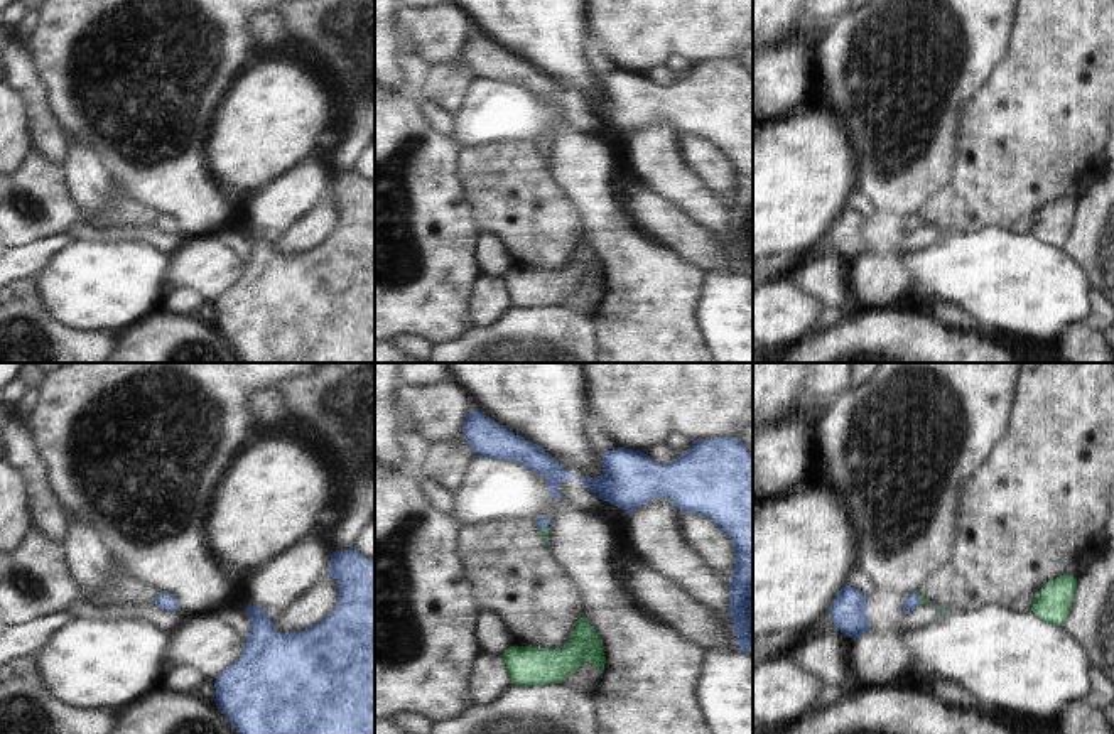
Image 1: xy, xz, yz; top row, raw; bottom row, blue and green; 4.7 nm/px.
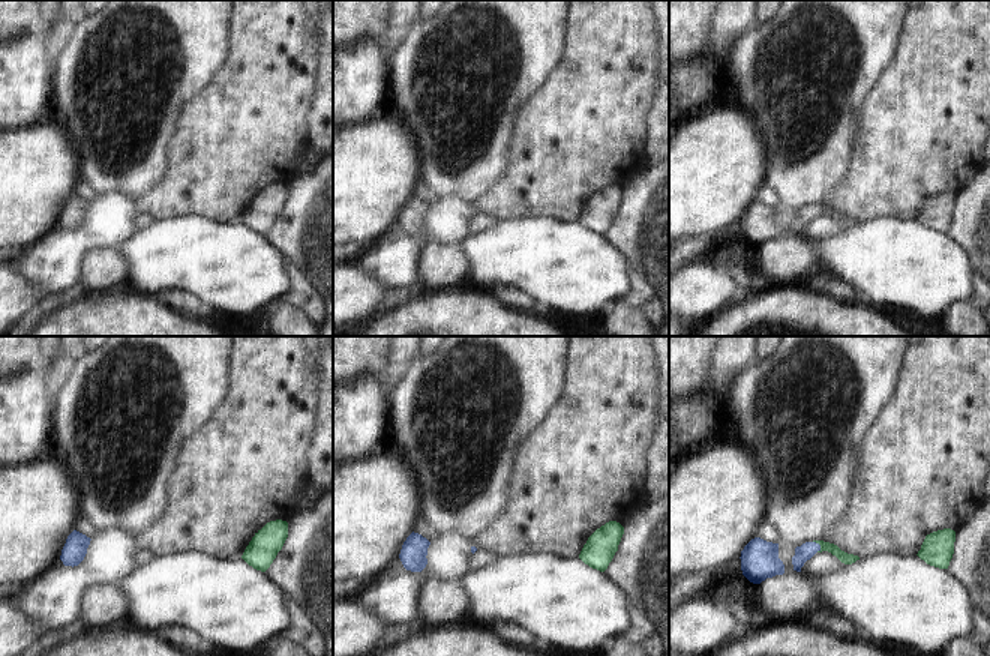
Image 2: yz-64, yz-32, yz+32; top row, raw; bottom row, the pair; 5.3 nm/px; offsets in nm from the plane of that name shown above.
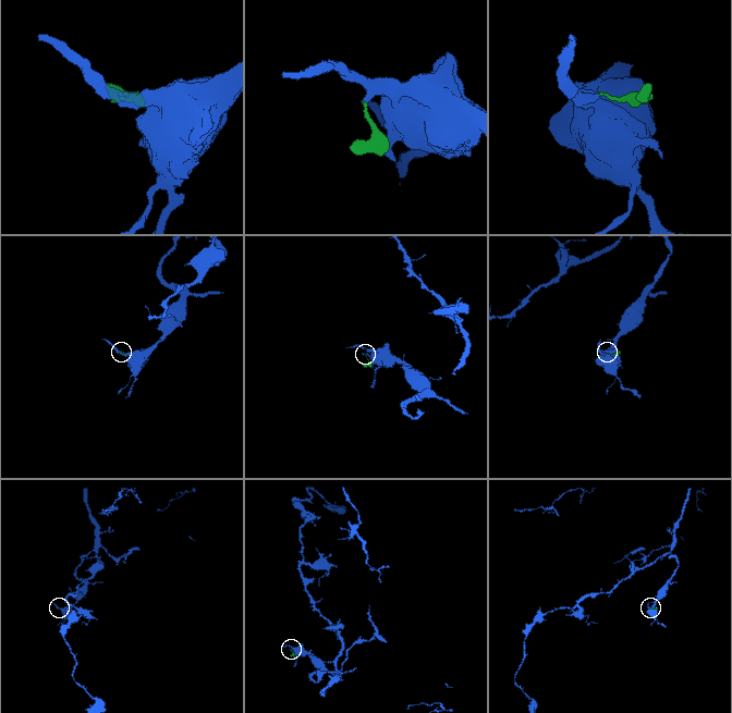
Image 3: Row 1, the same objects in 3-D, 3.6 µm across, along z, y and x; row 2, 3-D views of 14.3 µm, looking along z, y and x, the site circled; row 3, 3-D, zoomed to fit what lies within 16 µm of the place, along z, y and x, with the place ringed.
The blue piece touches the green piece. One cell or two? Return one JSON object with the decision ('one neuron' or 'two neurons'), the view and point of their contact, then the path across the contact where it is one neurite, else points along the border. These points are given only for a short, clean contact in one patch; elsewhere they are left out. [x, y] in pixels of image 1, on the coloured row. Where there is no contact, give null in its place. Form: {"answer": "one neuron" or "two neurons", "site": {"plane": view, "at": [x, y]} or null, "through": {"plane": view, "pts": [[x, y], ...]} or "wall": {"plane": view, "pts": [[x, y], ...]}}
{"answer": "one neuron", "site": {"plane": "yz", "at": [917, 598]}, "through": {"plane": "yz", "pts": [[912, 601], [917, 598], [924, 599]]}}

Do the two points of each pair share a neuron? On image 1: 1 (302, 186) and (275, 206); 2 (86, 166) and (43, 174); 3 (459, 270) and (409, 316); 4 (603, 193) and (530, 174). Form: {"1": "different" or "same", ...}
{"1": "same", "2": "different", "3": "same", "4": "different"}

